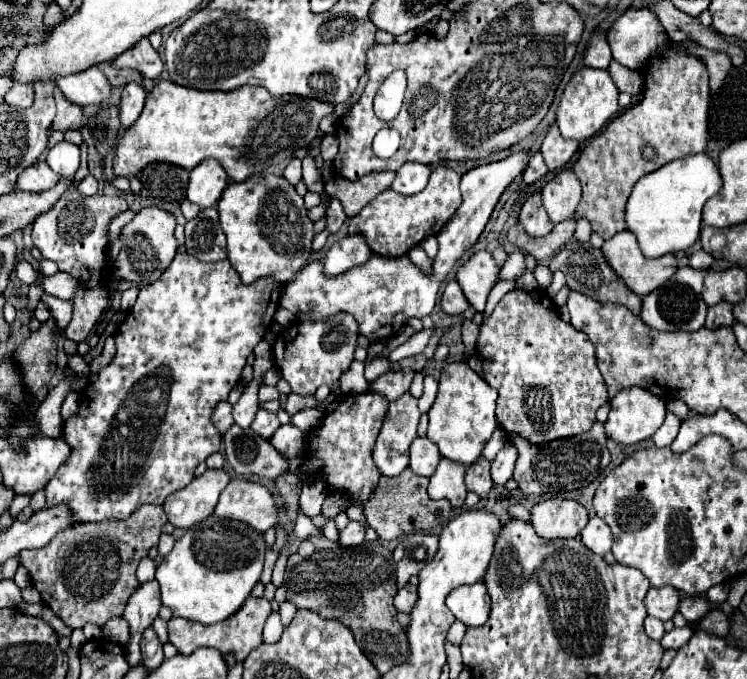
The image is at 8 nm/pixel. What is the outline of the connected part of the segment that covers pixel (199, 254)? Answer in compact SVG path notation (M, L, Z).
M216 208L200 210L200 214L194 220L186 222L186 248L194 258L202 262L218 262L226 258L226 236L224 236L224 230L220 228Z

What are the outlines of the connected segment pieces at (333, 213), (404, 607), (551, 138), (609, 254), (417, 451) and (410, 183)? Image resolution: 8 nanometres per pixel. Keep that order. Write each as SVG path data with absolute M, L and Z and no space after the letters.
M332 198L330 208L328 208L328 212L326 212L326 228L328 228L330 232L338 232L338 228L344 224L344 220L346 220L346 212L344 212L344 208L340 206L340 200Z
M406 584L404 588L400 588L398 590L398 594L394 596L394 608L398 610L398 612L406 612L408 614L408 610L412 610L412 606L416 604L416 584Z
M556 124L550 126L542 146L540 146L542 154L544 154L544 162L550 170L558 170L562 168L578 150L578 142L576 140L564 140L560 136L560 130Z
M628 230L618 232L614 238L606 240L604 246L602 246L602 254L604 254L606 262L610 264L610 268L612 268L612 270L624 280L624 284L626 284L632 292L636 292L638 296L646 296L646 294L650 294L652 290L660 288L660 286L676 272L676 258L674 258L674 254L666 254L666 256L658 258L658 260L648 260L648 258L644 258L644 254L642 254L640 248L638 248L636 236L634 236L632 232L628 232Z
M416 438L410 446L410 468L420 476L432 476L440 458L436 444L428 438Z
M404 164L404 168L400 168L396 172L396 180L392 184L392 190L398 192L398 194L418 194L426 188L428 184L428 178L430 178L430 168L424 166L424 164Z

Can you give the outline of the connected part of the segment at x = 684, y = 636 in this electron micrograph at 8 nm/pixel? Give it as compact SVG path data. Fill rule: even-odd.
M682 626L682 628L672 628L670 632L664 634L664 638L660 640L660 644L664 646L664 650L668 648L680 648L684 646L692 636L692 628L690 626Z

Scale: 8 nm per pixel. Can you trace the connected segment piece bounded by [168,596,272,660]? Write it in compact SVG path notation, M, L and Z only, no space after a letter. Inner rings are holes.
M248 596L248 600L244 602L244 608L240 608L240 612L236 612L236 616L230 616L228 620L222 620L220 624L204 626L204 624L196 624L196 622L184 620L184 618L170 618L168 636L180 654L192 654L200 646L212 646L212 648L218 648L222 654L234 652L236 660L244 660L256 646L262 644L262 628L264 628L266 618L270 616L270 612L272 612L272 606L264 596L262 598Z

